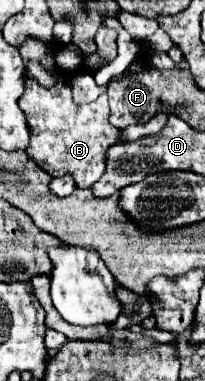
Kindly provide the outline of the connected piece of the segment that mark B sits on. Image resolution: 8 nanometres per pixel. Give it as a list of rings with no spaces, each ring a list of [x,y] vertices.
[[[62,75],[52,89],[44,89],[36,79],[28,79],[24,95],[20,97],[20,109],[30,129],[30,145],[26,147],[28,157],[52,177],[62,177],[66,173],[74,175],[76,187],[92,187],[106,171],[108,147],[122,141],[122,131],[108,121],[108,95],[100,95],[94,103],[78,107],[72,103],[68,75]]]

